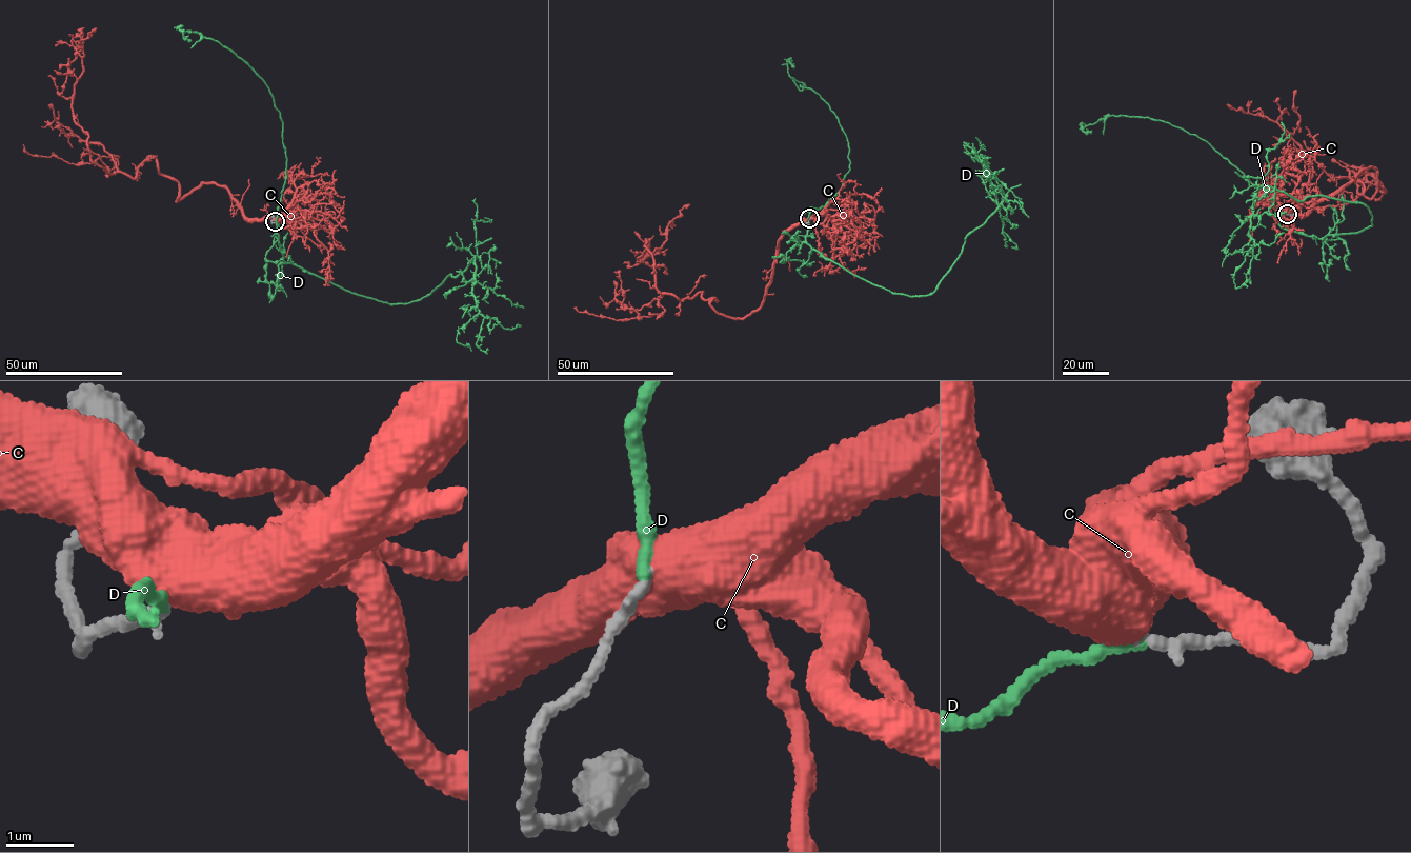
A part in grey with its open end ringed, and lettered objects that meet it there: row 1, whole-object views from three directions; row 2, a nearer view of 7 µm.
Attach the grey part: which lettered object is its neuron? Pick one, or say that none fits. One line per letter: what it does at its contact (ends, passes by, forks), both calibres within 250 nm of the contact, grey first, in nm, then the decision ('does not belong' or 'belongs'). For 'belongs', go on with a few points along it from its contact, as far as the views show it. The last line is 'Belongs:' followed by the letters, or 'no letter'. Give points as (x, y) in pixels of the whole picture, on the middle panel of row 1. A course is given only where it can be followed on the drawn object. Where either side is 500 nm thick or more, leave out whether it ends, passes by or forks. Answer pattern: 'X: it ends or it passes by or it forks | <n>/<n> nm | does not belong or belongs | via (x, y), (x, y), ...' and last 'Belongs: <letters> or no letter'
C: 170/750 nm | does not belong
D: it ends | 170/160 nm | belongs | via (810, 218), (806, 243), (825, 258), (891, 292), (929, 295), (998, 204), (963, 142), (974, 153)
Belongs: D

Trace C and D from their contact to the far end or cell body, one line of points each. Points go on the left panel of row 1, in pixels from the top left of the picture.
C: (275, 221), (213, 183), (177, 201), (153, 156), (133, 178), (92, 162), (72, 97), (96, 27)
D: (275, 221), (285, 262), (389, 303), (427, 296), (476, 256), (479, 312), (456, 340), (471, 351)

